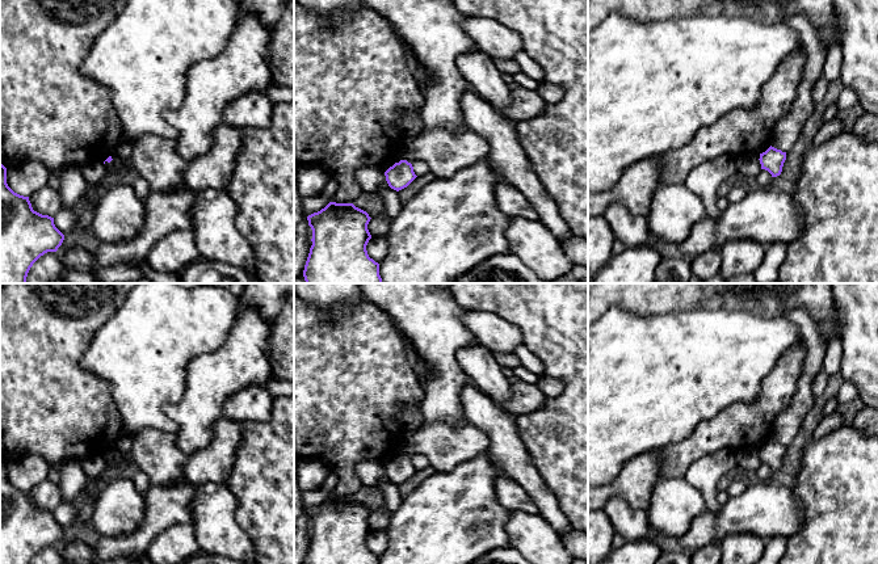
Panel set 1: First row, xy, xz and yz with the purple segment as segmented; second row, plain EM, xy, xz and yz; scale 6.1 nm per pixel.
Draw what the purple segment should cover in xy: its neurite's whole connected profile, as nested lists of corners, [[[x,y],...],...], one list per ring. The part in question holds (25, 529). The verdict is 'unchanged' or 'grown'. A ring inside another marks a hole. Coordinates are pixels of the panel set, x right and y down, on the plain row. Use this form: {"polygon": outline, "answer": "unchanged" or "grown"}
{"polygon": [[[0,458],[0,564],[30,564],[47,546],[56,546],[64,529],[55,521],[54,512],[33,504],[29,491],[14,487],[7,477],[7,462]]], "answer": "unchanged"}

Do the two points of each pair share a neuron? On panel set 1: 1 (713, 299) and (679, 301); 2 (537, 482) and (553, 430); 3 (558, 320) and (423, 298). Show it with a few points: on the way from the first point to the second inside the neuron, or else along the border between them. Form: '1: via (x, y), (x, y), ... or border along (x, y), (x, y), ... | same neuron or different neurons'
1: via (705, 299), (687, 299) | same neuron
2: border along (525, 445), (532, 463), (557, 499) | different neurons
3: border along (453, 297), (463, 310) | different neurons

